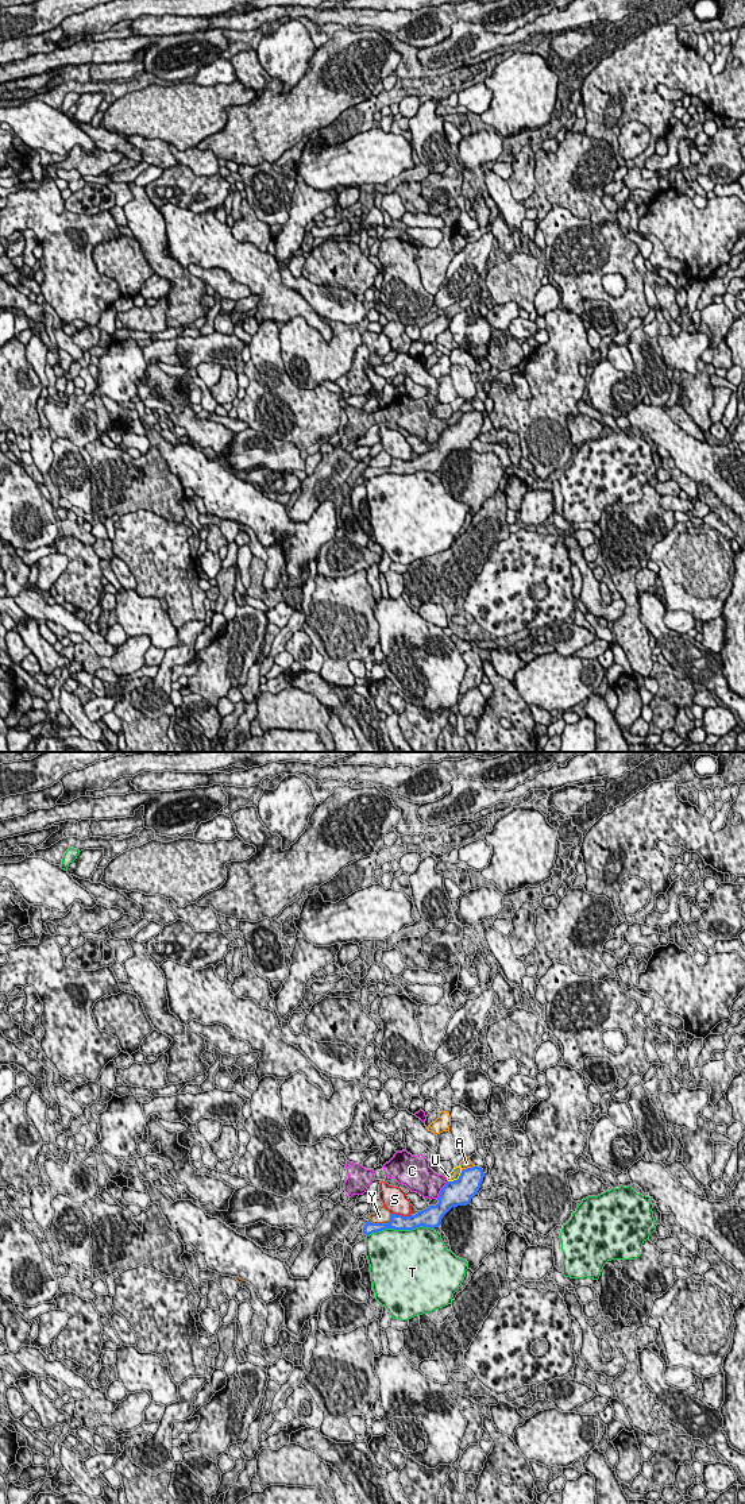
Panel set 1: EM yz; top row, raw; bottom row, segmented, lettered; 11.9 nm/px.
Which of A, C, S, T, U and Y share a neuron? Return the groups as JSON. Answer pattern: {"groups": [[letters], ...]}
{"groups": [["A"], ["C"], ["S"], ["T"], ["U"], ["Y"]]}

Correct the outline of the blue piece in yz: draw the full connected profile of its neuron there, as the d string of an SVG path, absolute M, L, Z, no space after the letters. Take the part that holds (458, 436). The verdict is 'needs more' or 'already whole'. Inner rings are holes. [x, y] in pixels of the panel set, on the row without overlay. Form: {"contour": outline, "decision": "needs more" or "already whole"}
{"contour": "M479 410L463 413L459 423L448 425L439 437L439 447L418 455L416 459L402 460L391 458L389 467L367 466L363 471L363 478L370 479L386 473L394 474L413 474L416 471L439 471L443 460L458 450L467 450L471 441L478 439L485 417Z", "decision": "already whole"}

